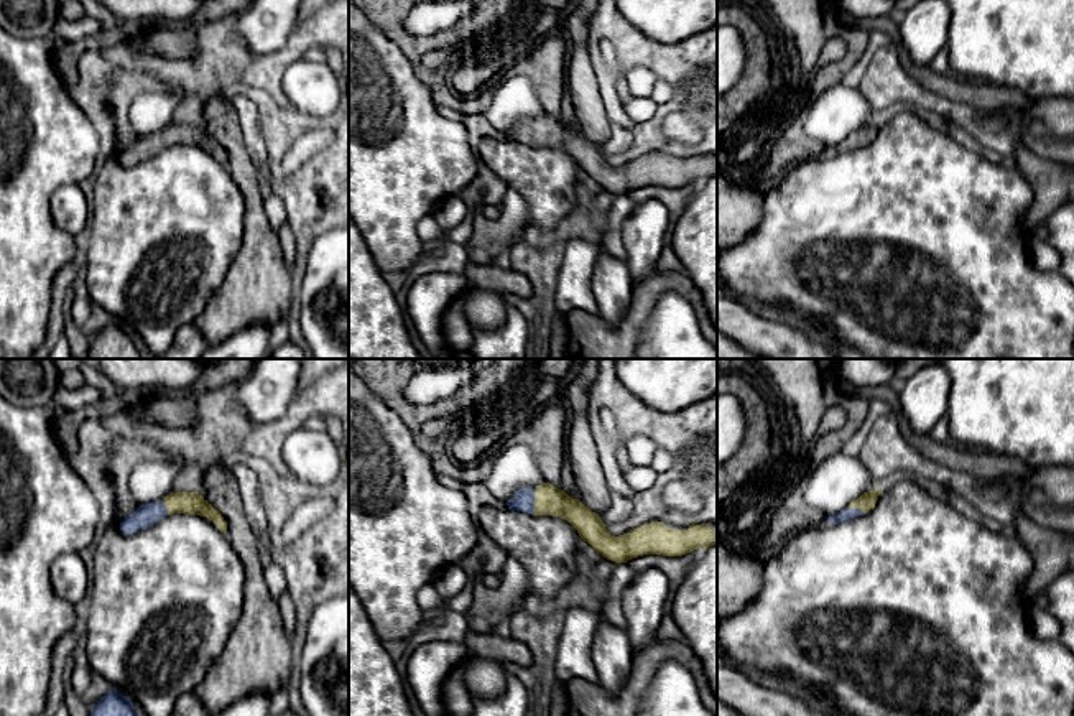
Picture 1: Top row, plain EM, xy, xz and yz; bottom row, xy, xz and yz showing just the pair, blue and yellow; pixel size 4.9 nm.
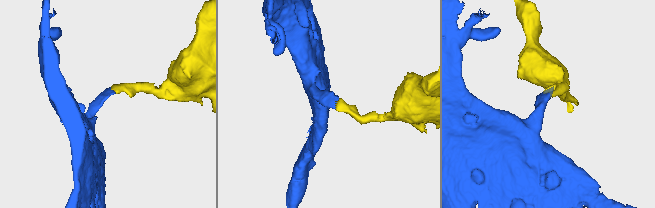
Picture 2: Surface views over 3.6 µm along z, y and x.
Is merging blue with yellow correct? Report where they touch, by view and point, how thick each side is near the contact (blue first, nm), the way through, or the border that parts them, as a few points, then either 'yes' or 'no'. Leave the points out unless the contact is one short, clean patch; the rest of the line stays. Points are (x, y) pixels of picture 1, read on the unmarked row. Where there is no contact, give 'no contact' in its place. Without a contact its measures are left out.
meets blue in xz at (533, 132); 110 nm thick on the blue side, 140 nm on the other; runs through xz (523, 130), (533, 132), (548, 132); yes

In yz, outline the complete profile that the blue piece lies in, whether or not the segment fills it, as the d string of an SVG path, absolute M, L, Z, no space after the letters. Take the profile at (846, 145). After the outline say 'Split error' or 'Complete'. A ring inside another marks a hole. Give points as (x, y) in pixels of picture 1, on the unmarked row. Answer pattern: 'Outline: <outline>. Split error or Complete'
Outline: M880 120L868 122L859 130L855 130L854 133L850 133L845 140L837 143L834 148L829 148L826 153L839 155L863 146L875 138L878 127L880 127Z. Split error

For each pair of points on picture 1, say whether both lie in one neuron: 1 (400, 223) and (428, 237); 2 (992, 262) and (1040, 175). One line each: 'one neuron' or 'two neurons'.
1: two neurons
2: two neurons

